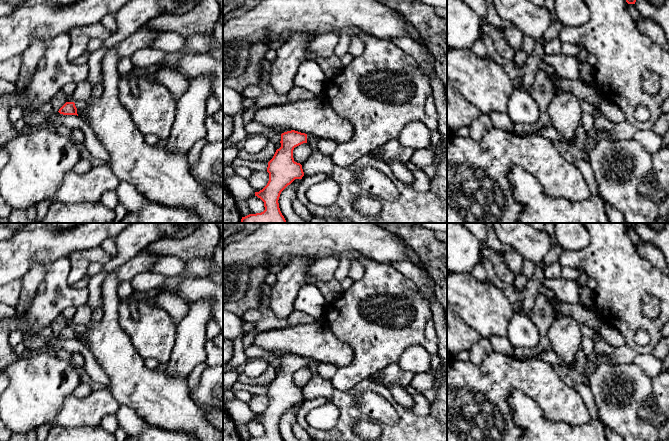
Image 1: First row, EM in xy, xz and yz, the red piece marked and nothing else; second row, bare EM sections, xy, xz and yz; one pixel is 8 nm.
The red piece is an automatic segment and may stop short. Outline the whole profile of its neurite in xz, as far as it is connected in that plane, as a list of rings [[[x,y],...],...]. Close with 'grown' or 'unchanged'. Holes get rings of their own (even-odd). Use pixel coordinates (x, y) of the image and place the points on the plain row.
[[[295,354],[281,358],[281,371],[268,386],[269,405],[262,414],[255,416],[255,420],[264,426],[265,434],[245,441],[284,441],[278,427],[280,418],[295,403],[302,403],[304,400],[302,389],[294,385],[293,374],[303,367],[311,368],[318,364],[311,358]]] | grown

